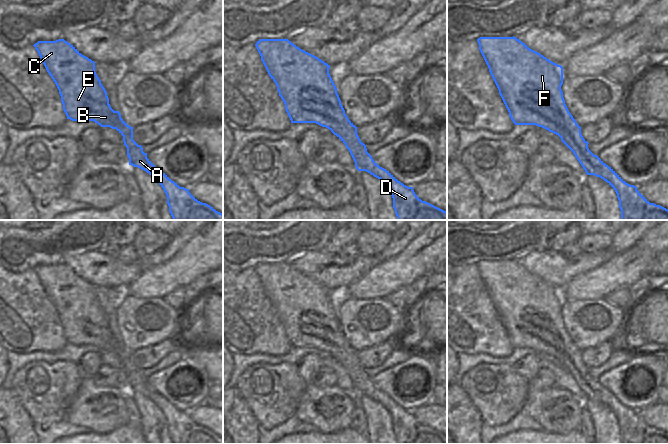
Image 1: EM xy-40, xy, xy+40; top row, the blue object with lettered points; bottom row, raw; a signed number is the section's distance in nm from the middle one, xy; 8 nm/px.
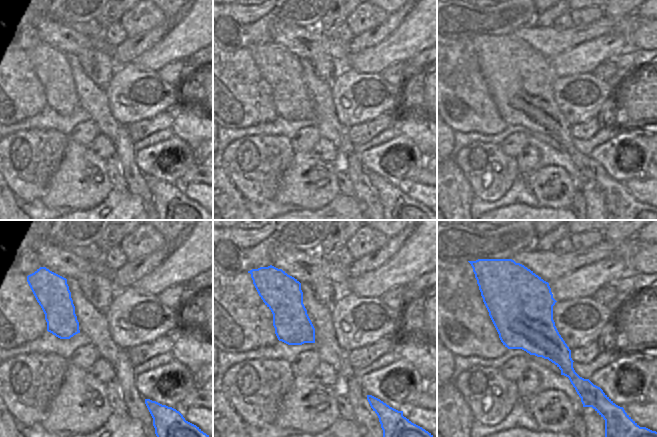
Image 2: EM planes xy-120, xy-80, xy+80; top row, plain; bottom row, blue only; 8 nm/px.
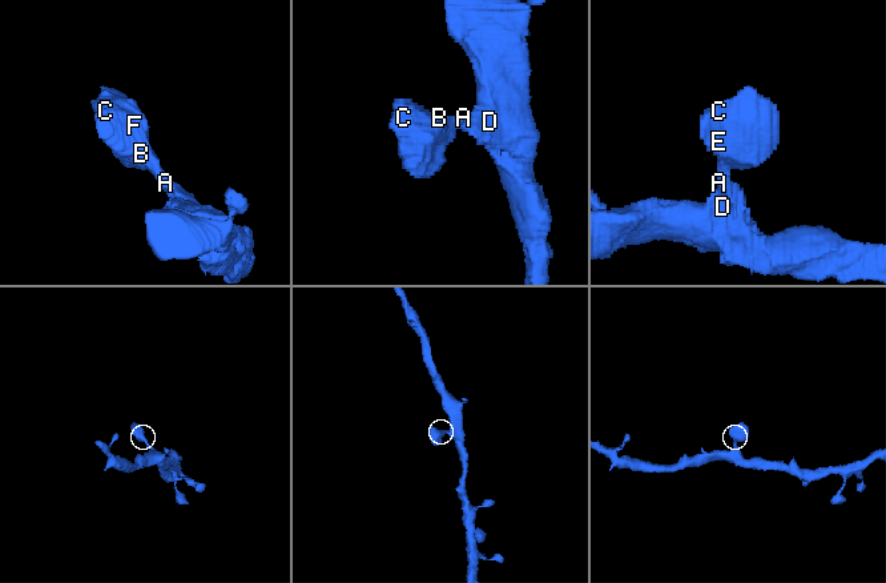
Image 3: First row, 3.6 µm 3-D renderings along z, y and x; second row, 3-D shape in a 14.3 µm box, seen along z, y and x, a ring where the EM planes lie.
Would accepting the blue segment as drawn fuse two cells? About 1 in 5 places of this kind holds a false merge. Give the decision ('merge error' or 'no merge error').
no merge error

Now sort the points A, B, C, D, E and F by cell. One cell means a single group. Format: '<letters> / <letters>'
A B C D E F

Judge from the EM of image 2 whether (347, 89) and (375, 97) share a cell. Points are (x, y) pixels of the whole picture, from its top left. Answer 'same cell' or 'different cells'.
same cell

